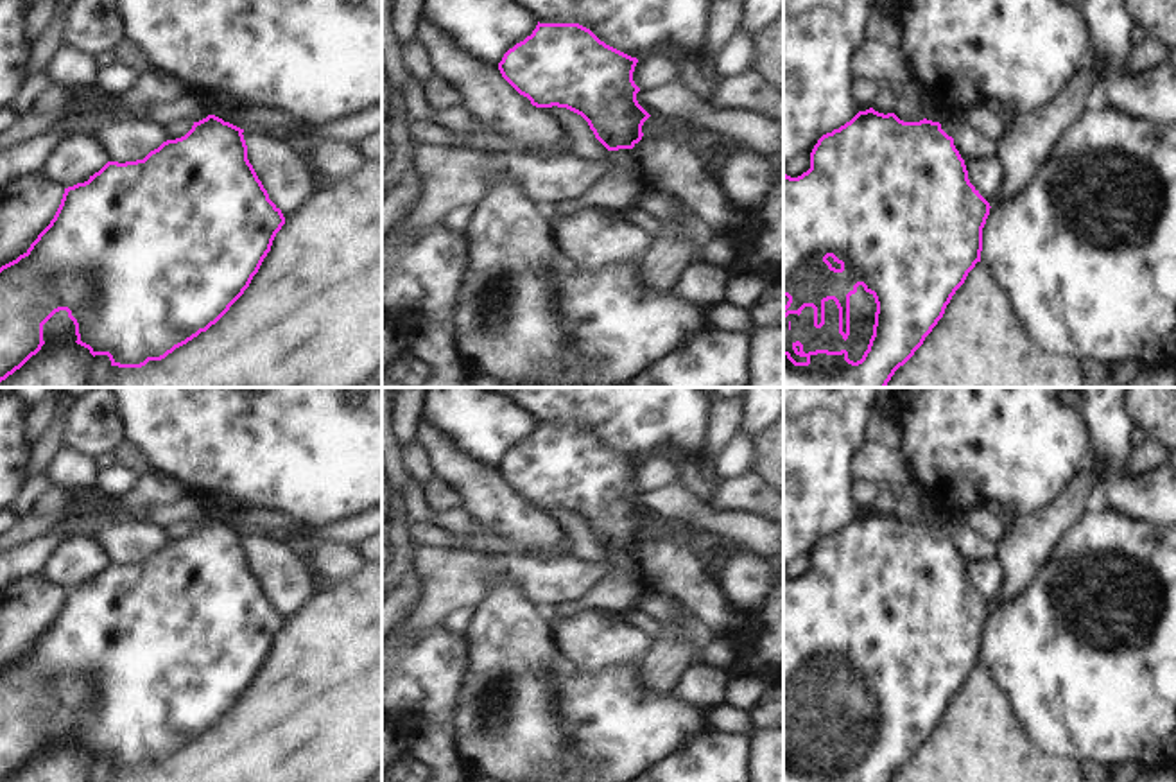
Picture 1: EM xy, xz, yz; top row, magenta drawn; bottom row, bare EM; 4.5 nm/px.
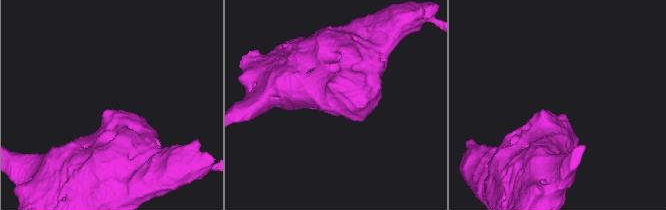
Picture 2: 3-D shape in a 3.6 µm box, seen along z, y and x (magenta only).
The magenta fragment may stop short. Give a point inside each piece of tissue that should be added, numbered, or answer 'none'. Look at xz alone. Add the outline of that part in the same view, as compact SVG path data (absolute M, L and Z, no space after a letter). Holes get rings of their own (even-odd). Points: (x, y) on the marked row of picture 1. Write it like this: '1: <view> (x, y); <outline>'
1: xz (617, 187); M631 149L608 151L608 169L579 197L559 199L543 208L549 222L583 210L624 210L645 187Z

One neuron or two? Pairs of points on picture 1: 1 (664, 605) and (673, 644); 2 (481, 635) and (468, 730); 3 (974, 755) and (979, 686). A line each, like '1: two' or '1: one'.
1: two
2: one
3: one

